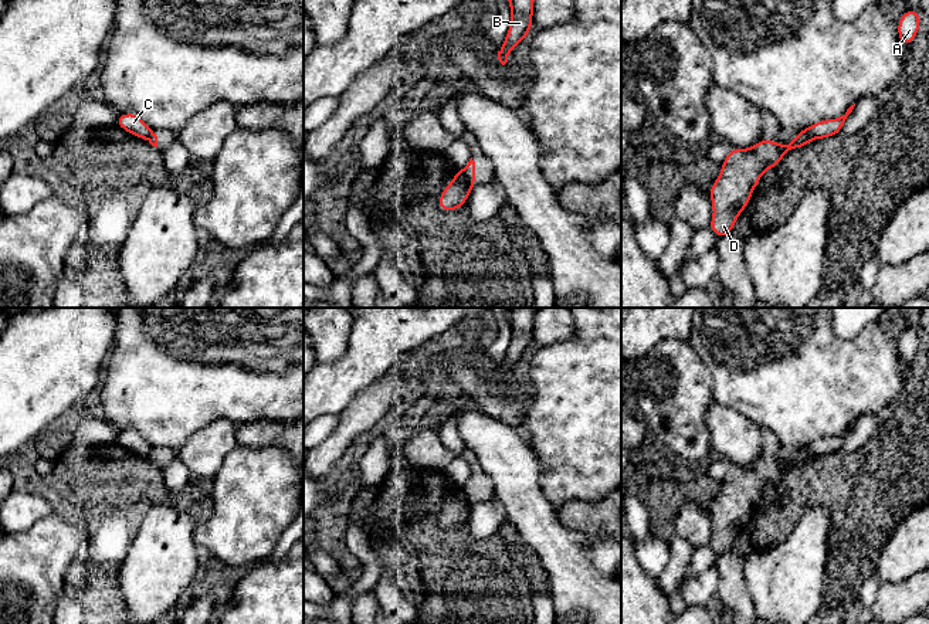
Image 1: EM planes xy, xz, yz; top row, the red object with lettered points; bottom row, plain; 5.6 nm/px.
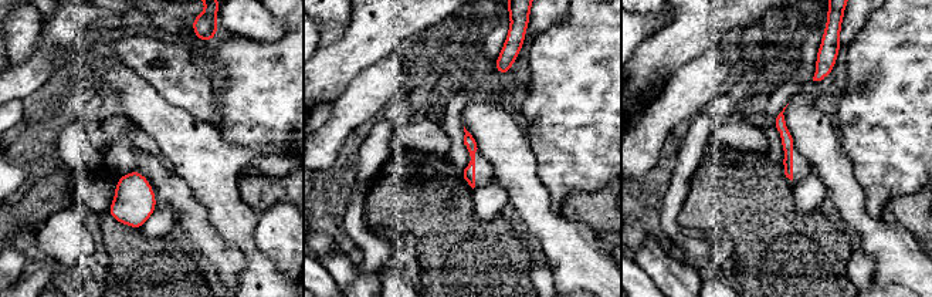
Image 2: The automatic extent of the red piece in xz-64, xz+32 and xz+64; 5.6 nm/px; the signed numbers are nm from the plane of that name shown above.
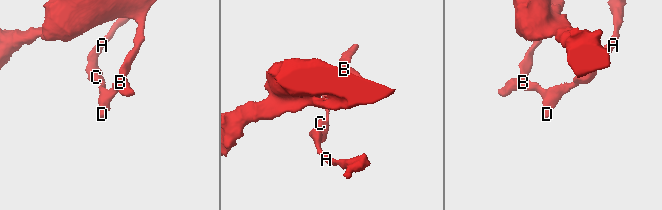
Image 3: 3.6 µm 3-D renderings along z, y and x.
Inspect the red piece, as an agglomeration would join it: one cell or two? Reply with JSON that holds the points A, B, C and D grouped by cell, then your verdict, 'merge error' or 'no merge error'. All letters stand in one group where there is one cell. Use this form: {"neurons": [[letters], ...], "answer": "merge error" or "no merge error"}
{"neurons": [["A", "C"], ["B", "D"]], "answer": "merge error"}

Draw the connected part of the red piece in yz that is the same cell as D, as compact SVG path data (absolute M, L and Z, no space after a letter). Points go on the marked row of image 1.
M801 130L784 146L776 140L762 139L745 150L736 147L729 150L722 170L709 190L713 208L709 228L718 238L733 231L735 221L747 207L762 174L780 165L787 152L801 149L811 140L814 138Z

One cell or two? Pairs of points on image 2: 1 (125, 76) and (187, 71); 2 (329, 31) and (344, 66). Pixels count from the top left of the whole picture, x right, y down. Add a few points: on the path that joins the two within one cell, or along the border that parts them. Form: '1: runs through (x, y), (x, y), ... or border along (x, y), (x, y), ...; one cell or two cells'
1: border along (109, 54), (132, 68), (162, 95); two cells
2: border along (352, 14), (346, 29), (338, 39), (319, 46); two cells

